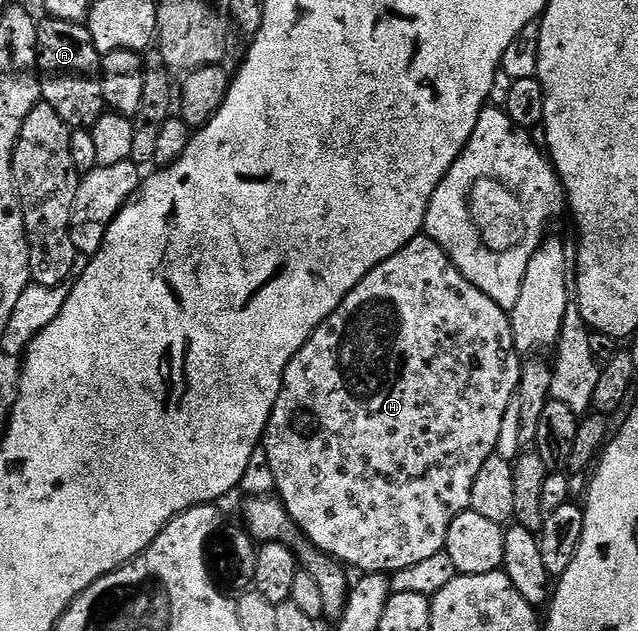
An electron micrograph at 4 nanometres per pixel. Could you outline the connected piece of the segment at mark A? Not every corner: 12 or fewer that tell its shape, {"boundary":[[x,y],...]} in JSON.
{"boundary":[[86,23],[39,24],[39,91],[73,130],[105,111]]}

